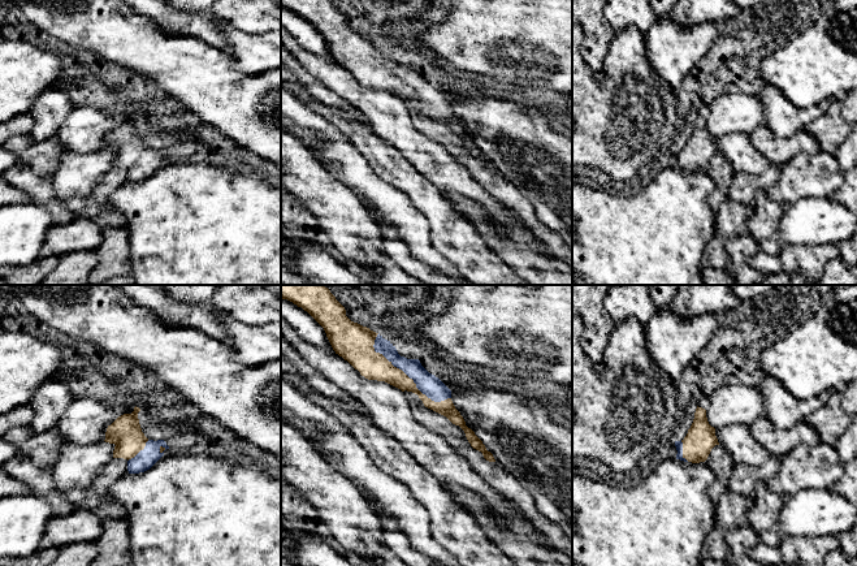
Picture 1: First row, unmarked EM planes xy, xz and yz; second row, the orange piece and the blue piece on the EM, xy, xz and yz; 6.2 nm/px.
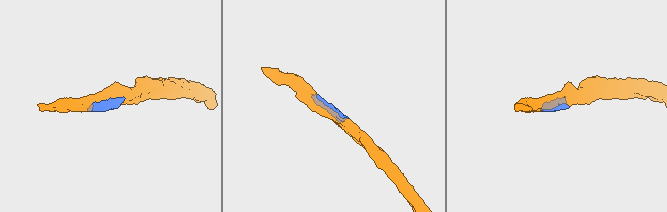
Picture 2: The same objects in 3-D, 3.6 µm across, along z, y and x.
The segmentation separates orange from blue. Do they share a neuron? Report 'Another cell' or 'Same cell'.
Same cell

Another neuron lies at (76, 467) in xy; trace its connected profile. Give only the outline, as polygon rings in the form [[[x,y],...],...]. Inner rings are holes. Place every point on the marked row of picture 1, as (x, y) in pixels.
[[[65,442],[49,466],[55,485],[62,494],[86,494],[100,471],[113,459],[114,444],[79,445]]]

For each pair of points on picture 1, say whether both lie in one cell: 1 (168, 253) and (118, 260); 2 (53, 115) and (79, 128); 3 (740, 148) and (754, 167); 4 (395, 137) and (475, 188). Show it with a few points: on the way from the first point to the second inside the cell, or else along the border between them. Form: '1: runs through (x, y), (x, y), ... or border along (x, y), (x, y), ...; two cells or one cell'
1: border along (125, 229), (129, 271); two cells
2: border along (74, 108), (53, 135); two cells
3: runs through (740, 152), (751, 163); one cell
4: runs through (415, 146), (433, 164), (455, 177); one cell

